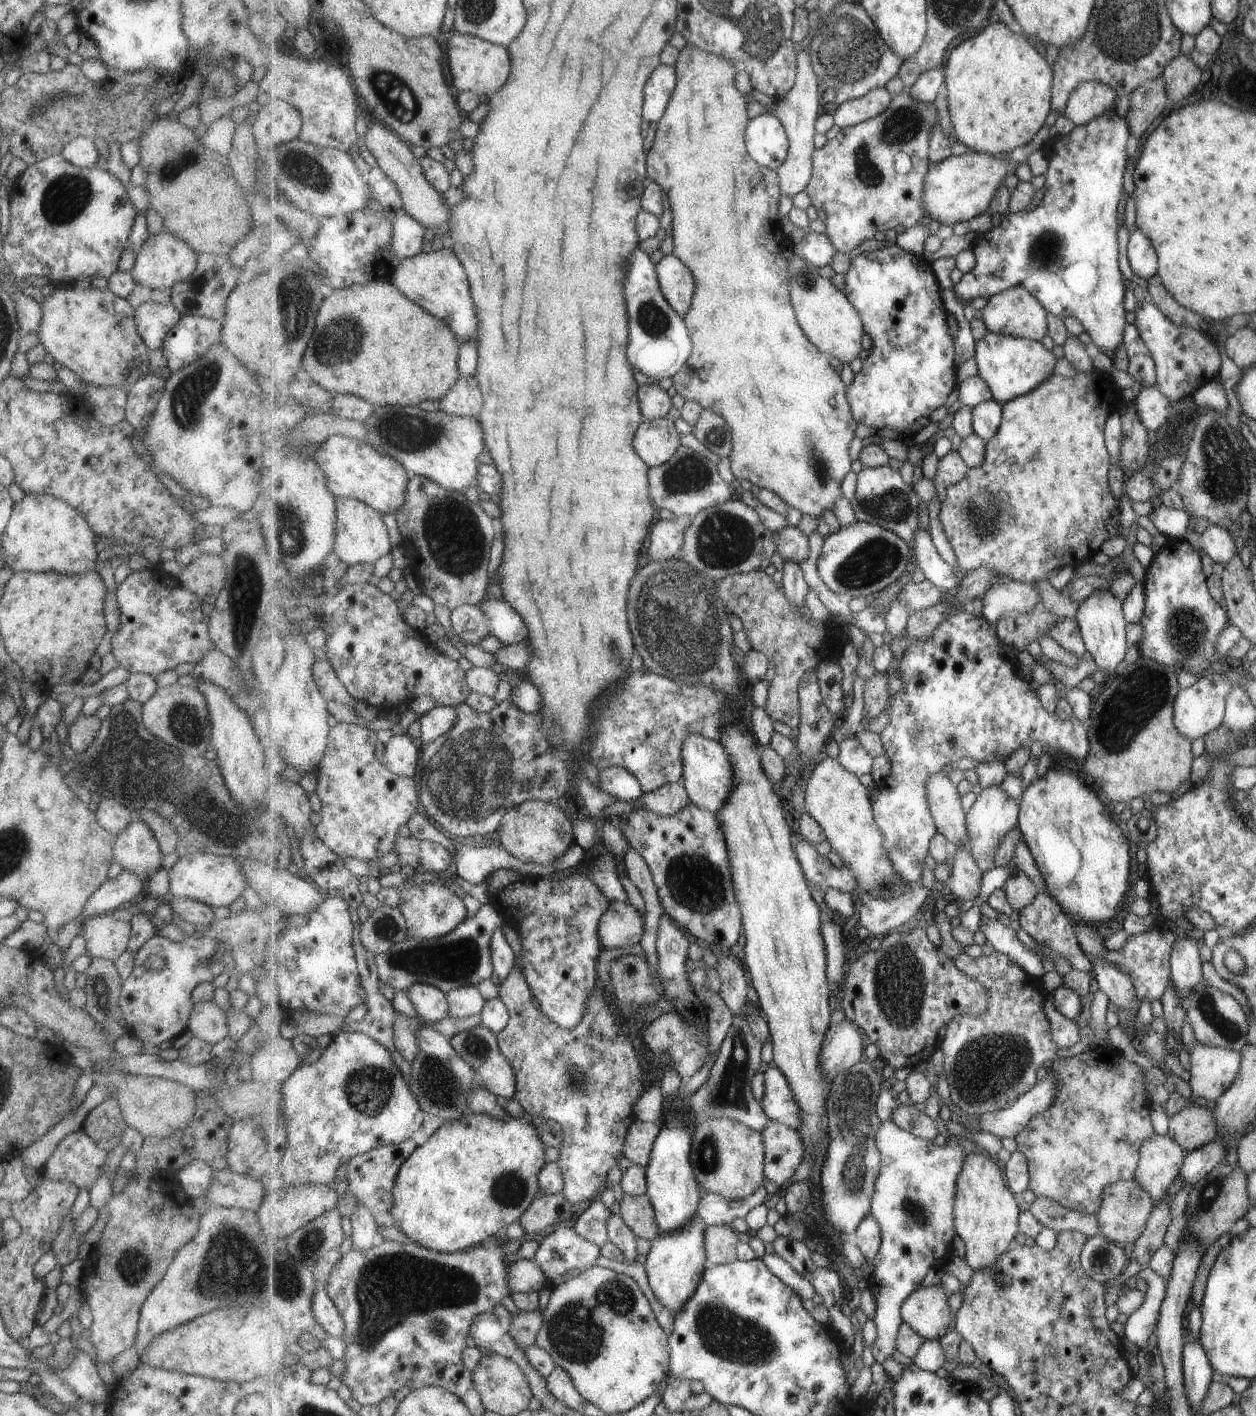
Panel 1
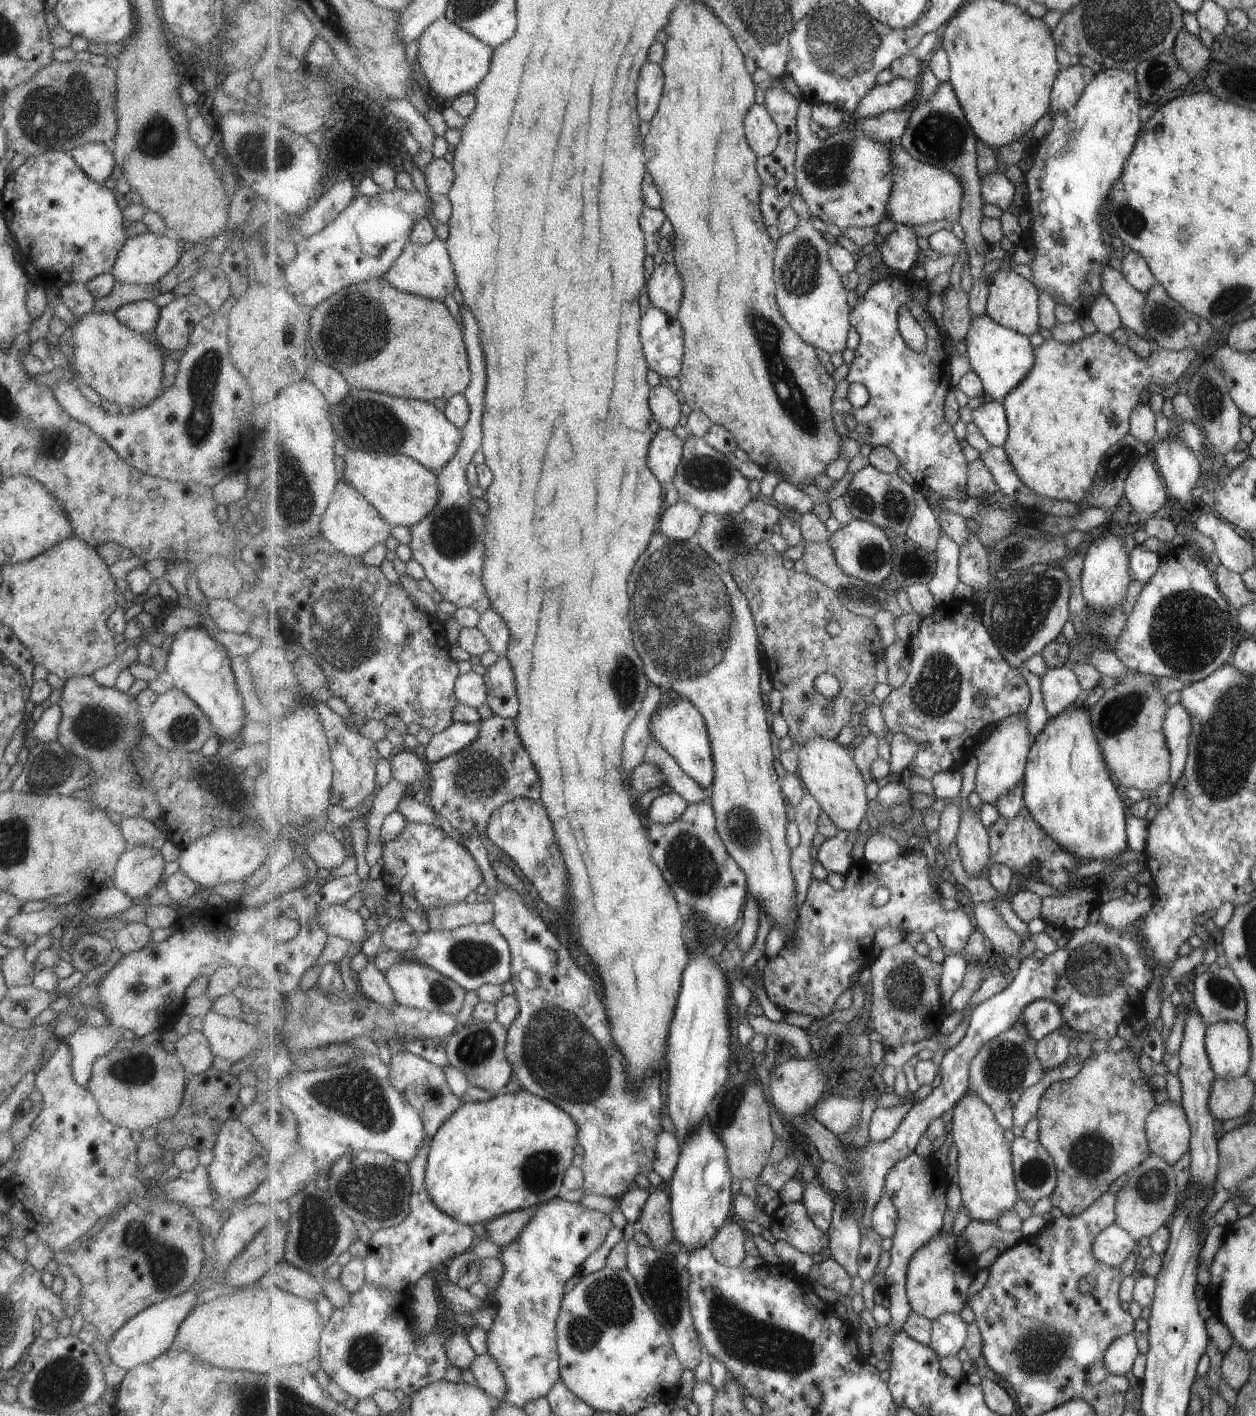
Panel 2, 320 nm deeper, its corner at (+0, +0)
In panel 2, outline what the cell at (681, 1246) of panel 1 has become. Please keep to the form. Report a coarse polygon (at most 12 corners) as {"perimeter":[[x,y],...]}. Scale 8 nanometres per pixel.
{"perimeter":[[705,1119],[670,1184],[675,1240],[707,1246],[733,1208],[726,1144]]}

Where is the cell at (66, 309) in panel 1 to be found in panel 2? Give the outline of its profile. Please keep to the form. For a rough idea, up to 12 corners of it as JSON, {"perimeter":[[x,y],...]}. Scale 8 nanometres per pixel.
{"perimeter":[[113,313],[70,328],[79,380],[133,410],[162,392],[164,351]]}

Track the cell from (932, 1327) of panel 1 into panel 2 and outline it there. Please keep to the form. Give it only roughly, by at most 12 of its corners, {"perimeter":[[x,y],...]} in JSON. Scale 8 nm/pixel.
{"perimeter":[[937,1233],[911,1259],[913,1310],[961,1313],[978,1272],[961,1235]]}

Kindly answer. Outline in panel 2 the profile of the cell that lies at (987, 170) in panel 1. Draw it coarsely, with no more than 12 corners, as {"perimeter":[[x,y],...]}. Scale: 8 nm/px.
{"perimeter":[[892,143],[887,221],[959,222],[965,187]]}

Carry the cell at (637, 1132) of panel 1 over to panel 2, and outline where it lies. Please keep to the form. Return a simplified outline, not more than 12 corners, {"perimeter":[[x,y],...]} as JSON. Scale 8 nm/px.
{"perimeter":[[663,1131],[656,1146],[654,1170],[673,1180],[682,1144]]}

